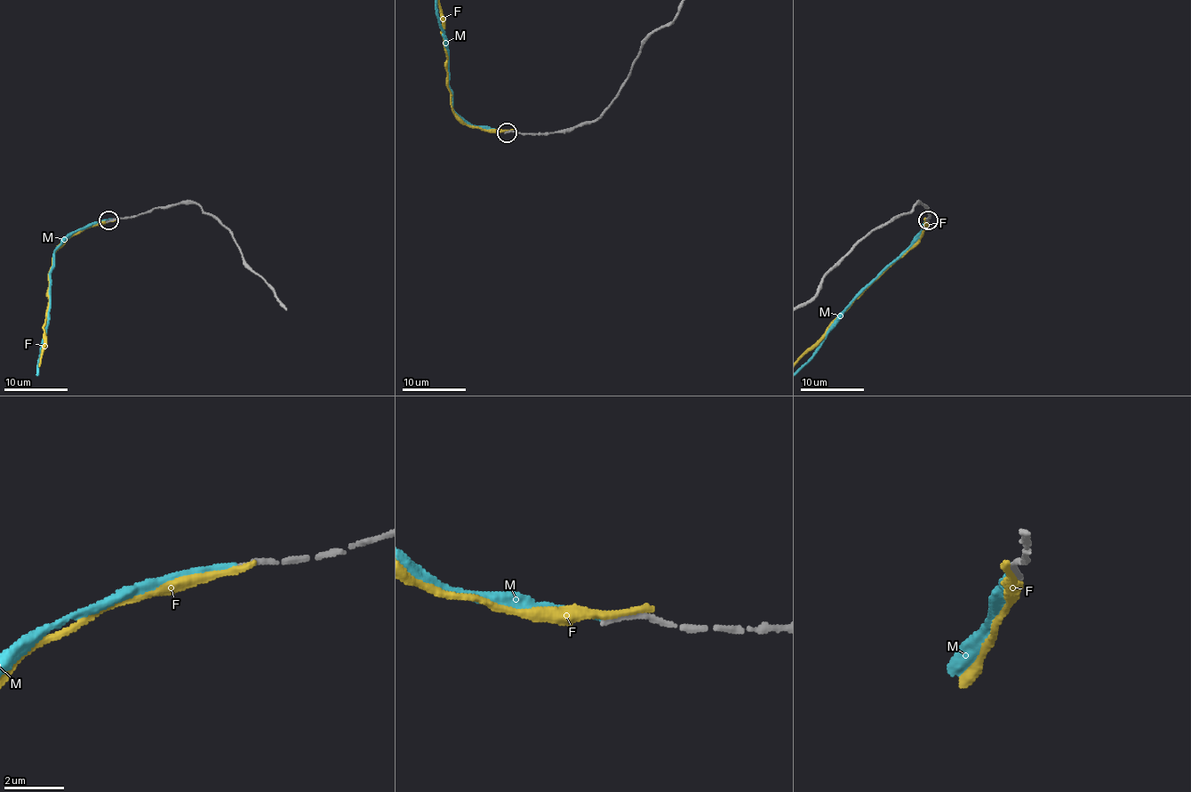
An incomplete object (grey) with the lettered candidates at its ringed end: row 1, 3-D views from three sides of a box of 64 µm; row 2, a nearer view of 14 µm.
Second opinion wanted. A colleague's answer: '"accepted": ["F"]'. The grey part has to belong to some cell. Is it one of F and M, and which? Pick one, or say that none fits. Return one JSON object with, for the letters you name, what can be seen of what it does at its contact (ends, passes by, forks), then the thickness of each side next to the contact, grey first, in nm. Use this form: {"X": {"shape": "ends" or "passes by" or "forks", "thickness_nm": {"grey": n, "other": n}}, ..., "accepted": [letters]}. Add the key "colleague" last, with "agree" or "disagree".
{"accepted": [], "colleague": "disagree"}

